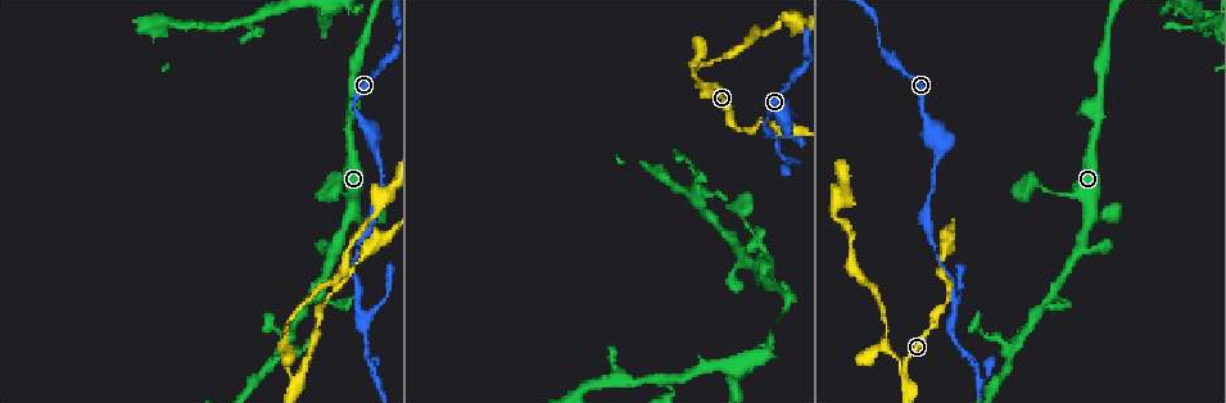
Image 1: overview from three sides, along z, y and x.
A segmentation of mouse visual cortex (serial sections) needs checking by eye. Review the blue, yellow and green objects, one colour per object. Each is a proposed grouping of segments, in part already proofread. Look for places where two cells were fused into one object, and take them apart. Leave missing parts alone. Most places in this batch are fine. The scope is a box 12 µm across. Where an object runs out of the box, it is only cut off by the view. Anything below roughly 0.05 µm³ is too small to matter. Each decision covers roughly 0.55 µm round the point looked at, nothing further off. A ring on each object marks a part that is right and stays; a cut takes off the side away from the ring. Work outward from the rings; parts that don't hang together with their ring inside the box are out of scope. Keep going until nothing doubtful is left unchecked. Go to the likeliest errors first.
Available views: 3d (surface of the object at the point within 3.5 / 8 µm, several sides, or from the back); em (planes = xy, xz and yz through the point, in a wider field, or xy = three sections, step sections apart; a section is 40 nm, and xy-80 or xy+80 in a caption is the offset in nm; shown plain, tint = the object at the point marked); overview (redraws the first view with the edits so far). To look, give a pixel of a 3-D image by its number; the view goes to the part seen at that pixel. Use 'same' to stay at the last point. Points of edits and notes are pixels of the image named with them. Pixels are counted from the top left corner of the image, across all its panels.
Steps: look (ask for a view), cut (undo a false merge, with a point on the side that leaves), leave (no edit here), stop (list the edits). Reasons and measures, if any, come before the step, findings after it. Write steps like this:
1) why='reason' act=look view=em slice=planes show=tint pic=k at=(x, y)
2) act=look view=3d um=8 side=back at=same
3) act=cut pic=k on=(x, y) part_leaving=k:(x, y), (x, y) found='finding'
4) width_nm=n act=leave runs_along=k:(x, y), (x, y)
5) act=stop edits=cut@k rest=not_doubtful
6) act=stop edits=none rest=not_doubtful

why='sharp bend' act=look view=3d um=3.5 pic=1 at=(707, 83)

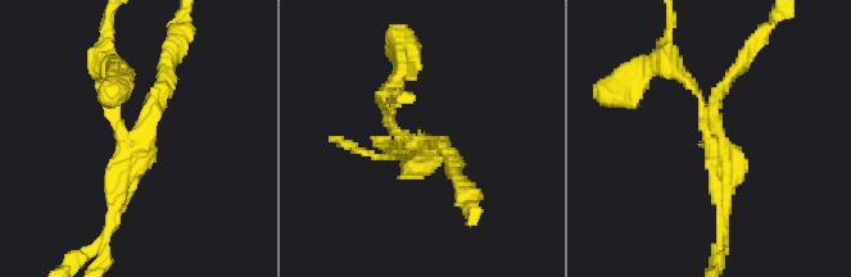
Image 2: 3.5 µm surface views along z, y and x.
act=look view=em slice=xy step=2 show=tint pic=2 at=(712, 141)

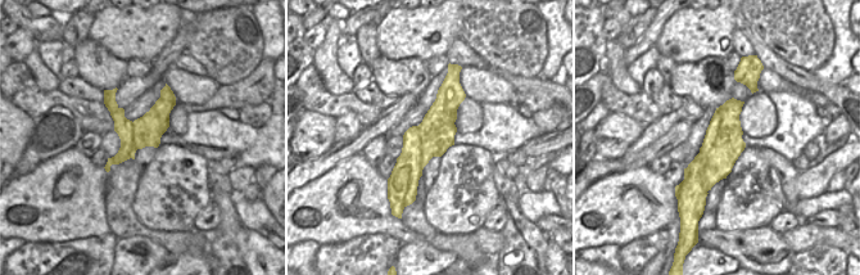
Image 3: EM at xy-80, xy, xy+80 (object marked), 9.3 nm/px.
width_nm=360 act=cut pic=2 on=(715, 246) part_leaving=2:(710, 140), (704, 100), (664, 60), (664, 37) found='two cells meet here'

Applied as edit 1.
why='abrupt turn' act=look view=3d um=3.5 pic=1 at=(952, 316)

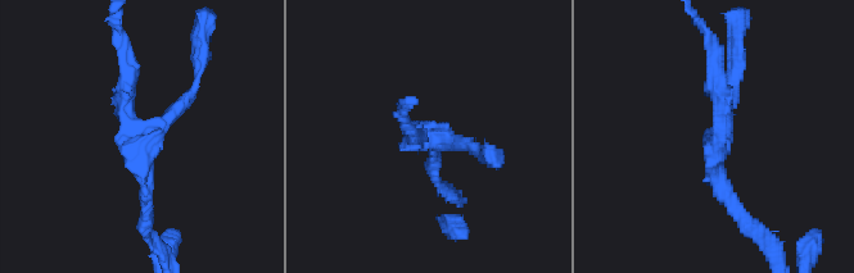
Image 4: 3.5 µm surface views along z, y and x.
why='need the tissue' act=look view=em slice=xy step=1 show=tint pic=4 at=(135, 134)

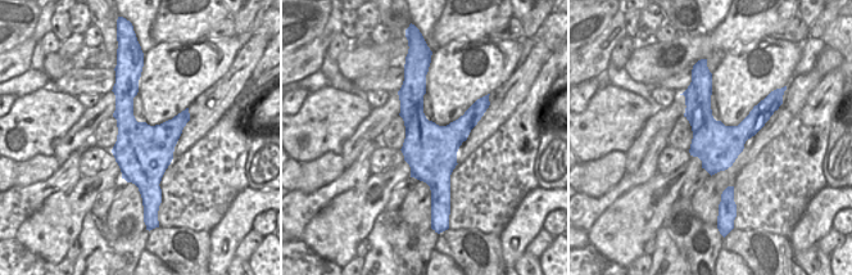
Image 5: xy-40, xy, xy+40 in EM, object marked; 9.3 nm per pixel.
act=leave runs_along=4:(715, 50), (715, 168), (739, 212) found='one cell here'

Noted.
why='abrupt turn' act=look view=3d um=3.5 pic=1 at=(978, 384)

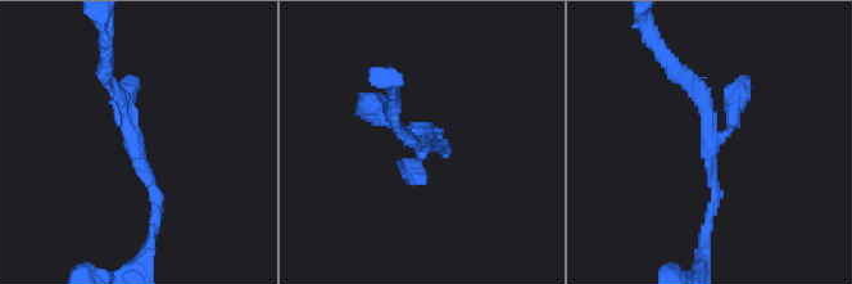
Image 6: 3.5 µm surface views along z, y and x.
why='shape alone is not enough' act=look view=em slice=xy step=1 show=tint pic=6 at=(423, 145)

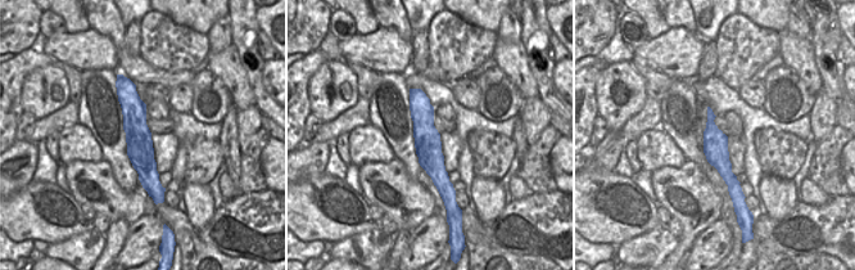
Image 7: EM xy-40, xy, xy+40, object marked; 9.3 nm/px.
act=leave runs_along=6:(391, 111), (422, 147), (418, 180) found='continuous, no second cell'

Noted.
act=stop edits=cut@2 rest=not_doubtful

